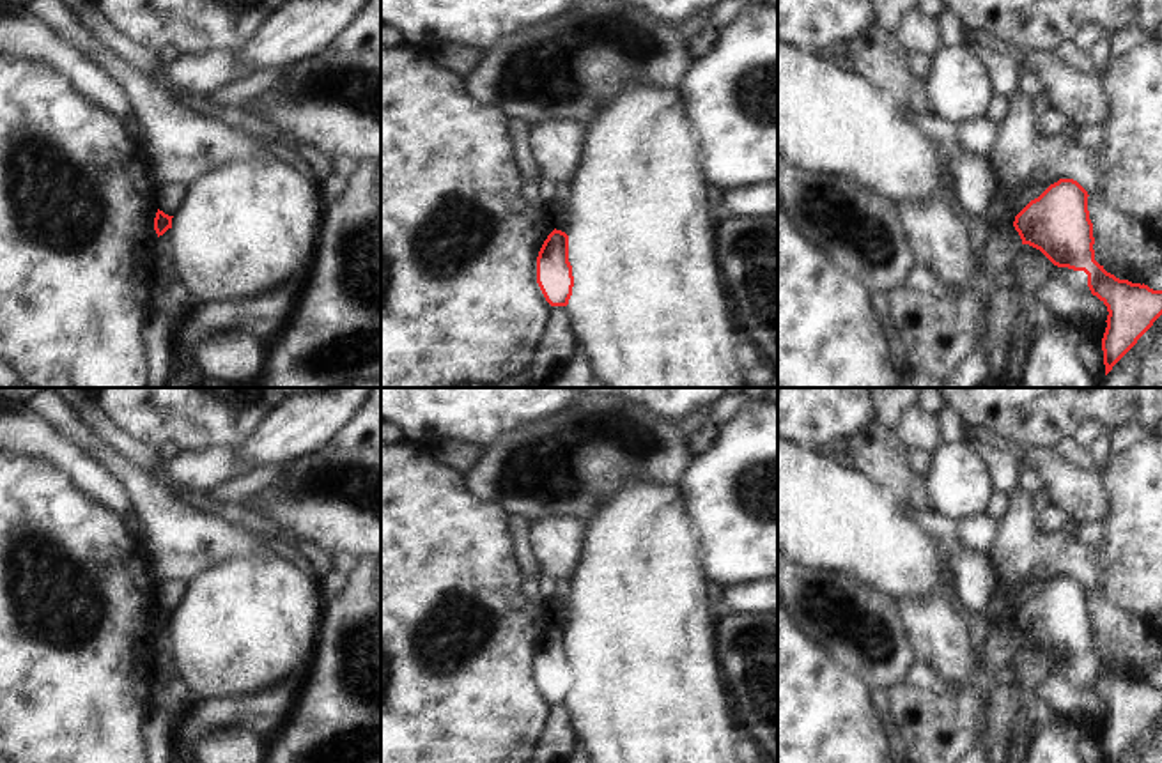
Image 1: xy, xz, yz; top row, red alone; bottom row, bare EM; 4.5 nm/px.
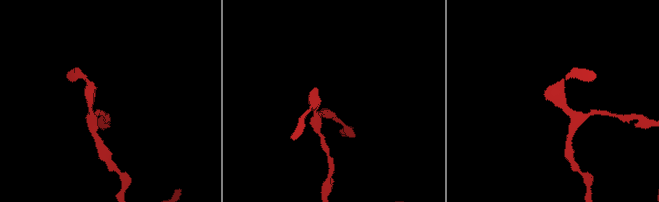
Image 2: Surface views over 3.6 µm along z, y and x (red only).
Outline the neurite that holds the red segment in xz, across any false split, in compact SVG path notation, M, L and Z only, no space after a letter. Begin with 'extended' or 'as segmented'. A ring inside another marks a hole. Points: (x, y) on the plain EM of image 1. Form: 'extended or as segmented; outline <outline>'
as segmented; outline M553 627L537 653L537 680L551 703L567 703L574 673L569 659L569 632Z

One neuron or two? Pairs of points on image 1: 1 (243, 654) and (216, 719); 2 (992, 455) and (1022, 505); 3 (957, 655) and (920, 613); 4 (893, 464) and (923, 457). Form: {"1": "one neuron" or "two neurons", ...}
{"1": "two neurons", "2": "two neurons", "3": "one neuron", "4": "two neurons"}

